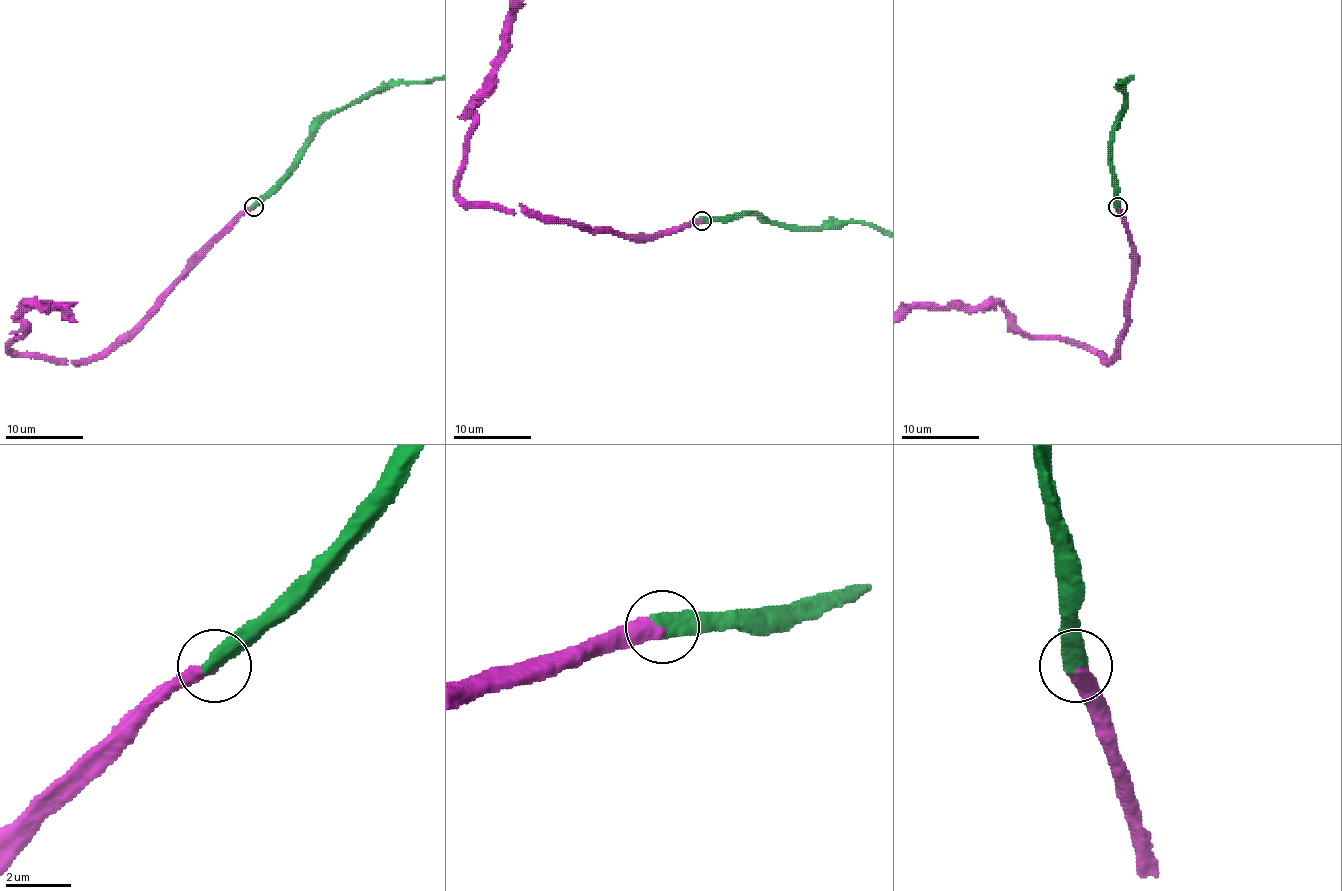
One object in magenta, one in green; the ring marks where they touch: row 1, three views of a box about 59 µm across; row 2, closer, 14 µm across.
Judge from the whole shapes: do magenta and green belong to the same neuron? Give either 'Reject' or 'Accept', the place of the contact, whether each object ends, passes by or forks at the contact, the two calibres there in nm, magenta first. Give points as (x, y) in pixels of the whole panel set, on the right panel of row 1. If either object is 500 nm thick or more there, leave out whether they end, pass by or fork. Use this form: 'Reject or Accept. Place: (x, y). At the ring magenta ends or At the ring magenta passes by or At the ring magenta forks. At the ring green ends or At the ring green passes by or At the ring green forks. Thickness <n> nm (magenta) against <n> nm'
Accept. Place: (1117, 207). Thickness 440 nm (magenta) against 500 nm

